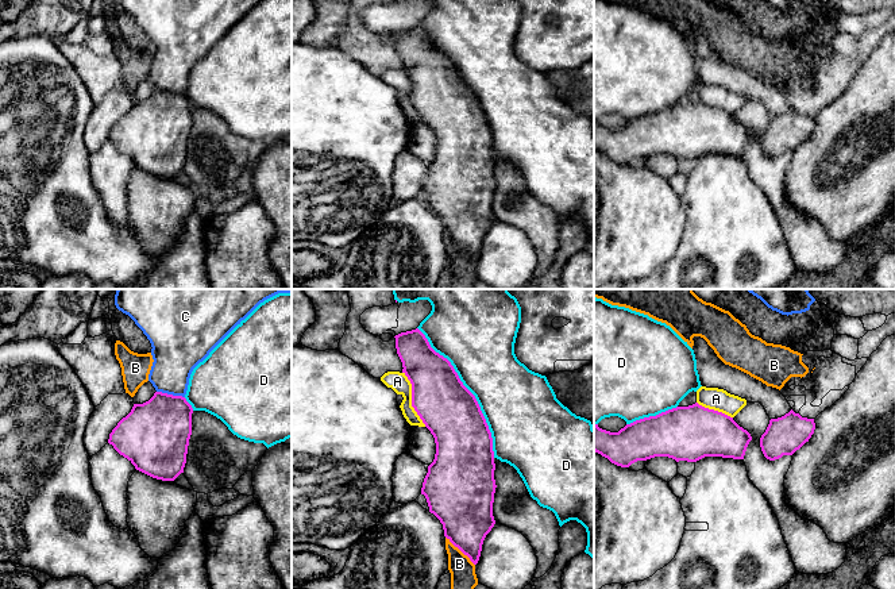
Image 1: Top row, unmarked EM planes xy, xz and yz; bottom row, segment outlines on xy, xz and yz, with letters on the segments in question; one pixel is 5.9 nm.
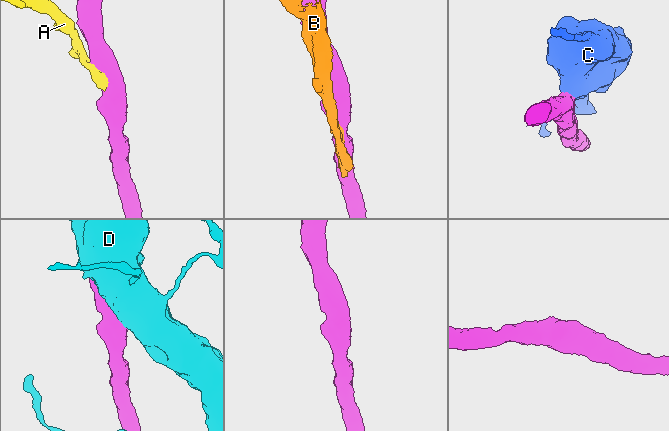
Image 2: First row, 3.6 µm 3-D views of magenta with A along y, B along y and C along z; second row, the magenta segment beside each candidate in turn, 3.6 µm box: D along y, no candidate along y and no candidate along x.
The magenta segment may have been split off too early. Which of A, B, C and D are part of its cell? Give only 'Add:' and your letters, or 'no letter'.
Add: no letter

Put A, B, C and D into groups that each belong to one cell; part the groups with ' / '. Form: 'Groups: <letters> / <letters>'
Groups: A / B / C / D

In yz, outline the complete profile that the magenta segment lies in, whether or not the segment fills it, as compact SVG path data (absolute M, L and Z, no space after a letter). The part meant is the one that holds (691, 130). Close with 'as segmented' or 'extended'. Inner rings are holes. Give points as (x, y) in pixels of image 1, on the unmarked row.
M698 100L636 118L618 130L594 122L594 149L621 165L655 154L676 159L705 154L744 157L751 138L733 115Z | as segmented

